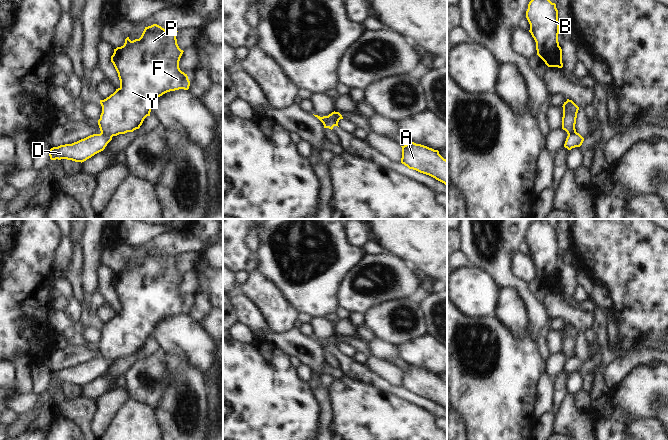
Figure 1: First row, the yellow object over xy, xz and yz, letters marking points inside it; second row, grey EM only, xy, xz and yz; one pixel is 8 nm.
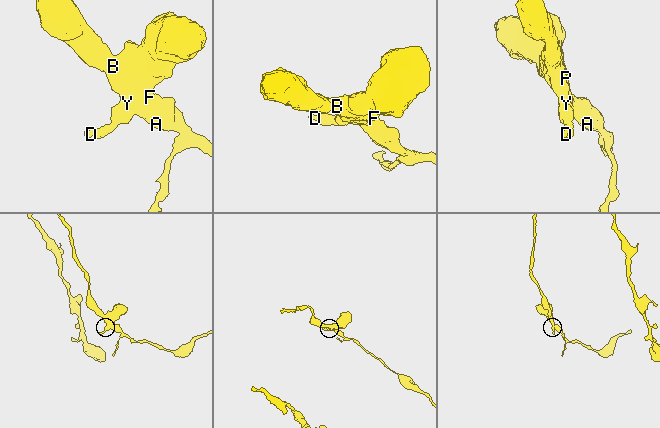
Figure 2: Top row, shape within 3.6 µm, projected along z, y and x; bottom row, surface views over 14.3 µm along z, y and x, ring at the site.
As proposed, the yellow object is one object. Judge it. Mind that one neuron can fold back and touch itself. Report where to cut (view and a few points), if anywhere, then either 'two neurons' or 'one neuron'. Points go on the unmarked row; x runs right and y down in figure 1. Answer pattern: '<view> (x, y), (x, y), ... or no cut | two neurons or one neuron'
xz (326, 340), (337, 348) | two neurons

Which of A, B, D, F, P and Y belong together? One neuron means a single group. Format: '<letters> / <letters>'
A B F P Y / D

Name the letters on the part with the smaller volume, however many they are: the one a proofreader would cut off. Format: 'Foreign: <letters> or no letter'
Foreign: D

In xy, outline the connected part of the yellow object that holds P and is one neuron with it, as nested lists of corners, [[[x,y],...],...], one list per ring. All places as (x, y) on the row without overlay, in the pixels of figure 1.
[[[157,248],[145,251],[141,261],[131,265],[129,261],[111,280],[120,304],[120,311],[104,324],[100,324],[102,337],[98,349],[102,358],[117,360],[139,353],[144,343],[150,340],[155,324],[163,318],[179,313],[188,314],[190,305],[179,292],[183,278],[177,268],[177,254],[167,255]]]

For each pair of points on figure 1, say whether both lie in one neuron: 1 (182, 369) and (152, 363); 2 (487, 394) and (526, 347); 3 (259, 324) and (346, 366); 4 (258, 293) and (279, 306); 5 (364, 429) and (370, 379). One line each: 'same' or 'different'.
1: different
2: same
3: different
4: same
5: different

